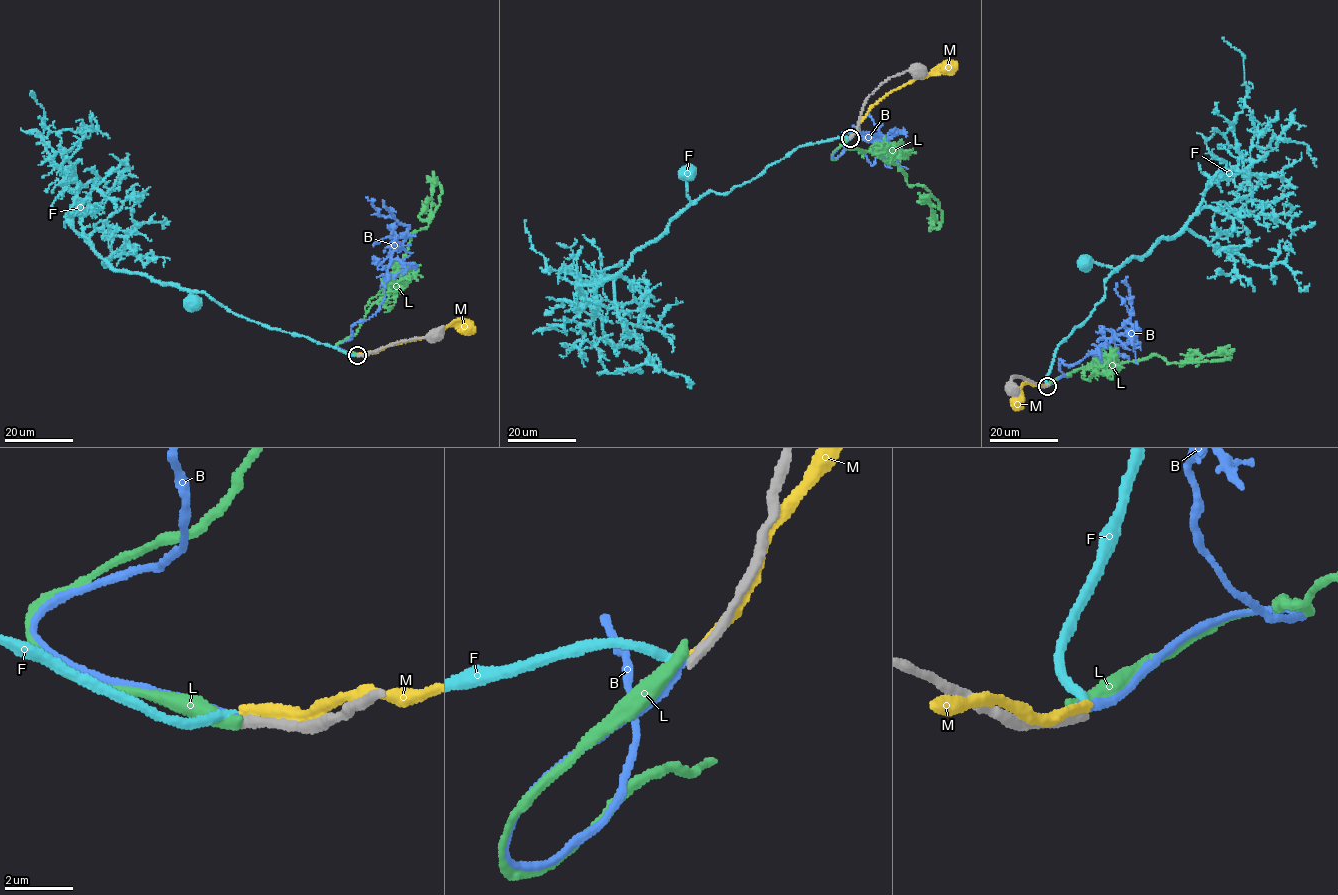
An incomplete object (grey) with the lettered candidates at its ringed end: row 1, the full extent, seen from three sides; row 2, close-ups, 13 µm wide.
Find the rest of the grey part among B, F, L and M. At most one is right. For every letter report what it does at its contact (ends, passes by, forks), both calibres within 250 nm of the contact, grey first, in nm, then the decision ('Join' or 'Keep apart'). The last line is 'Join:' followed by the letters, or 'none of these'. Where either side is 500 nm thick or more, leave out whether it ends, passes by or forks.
B: It ends there. Thickness 280 nm (grey) against 240 nm. Keep apart
F: It ends there. Thickness 300 nm (grey) against 260 nm. Keep apart
L: It ends there. Thickness 280 nm (grey) against 380 nm. Keep apart
M: It passes by. Thickness 260 nm (grey) against 320 nm. Keep apart
Join: none of these

